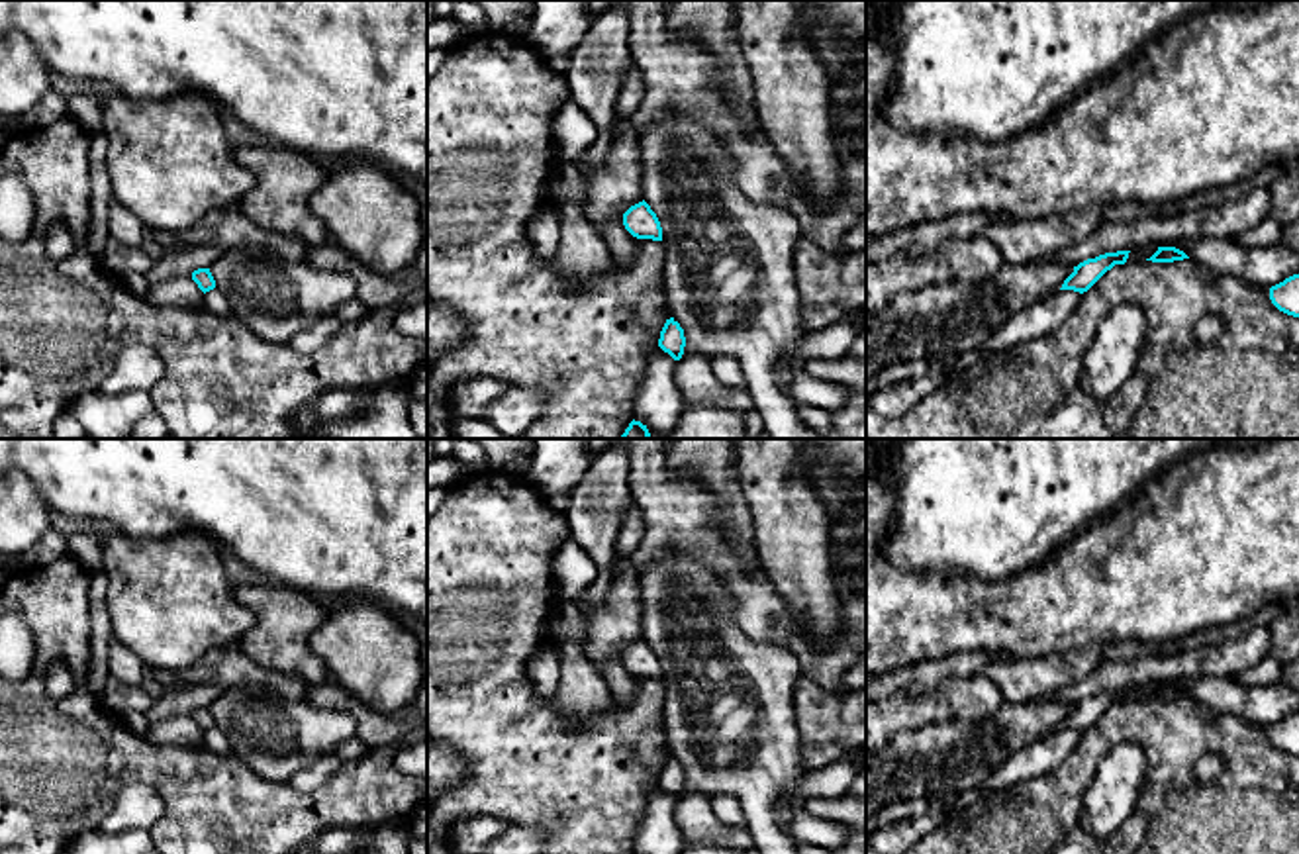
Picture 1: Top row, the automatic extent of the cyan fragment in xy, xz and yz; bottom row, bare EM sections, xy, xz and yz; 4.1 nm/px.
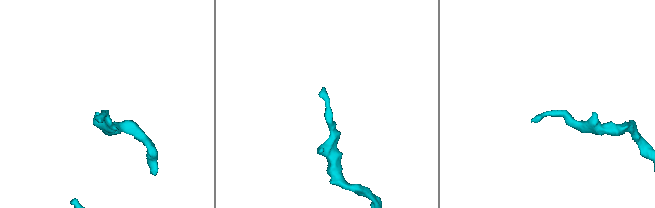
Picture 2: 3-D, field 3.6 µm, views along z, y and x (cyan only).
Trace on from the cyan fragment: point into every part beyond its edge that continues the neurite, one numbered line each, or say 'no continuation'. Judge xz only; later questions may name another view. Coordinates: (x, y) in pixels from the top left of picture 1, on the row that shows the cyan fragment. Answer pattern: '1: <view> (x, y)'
no continuation

